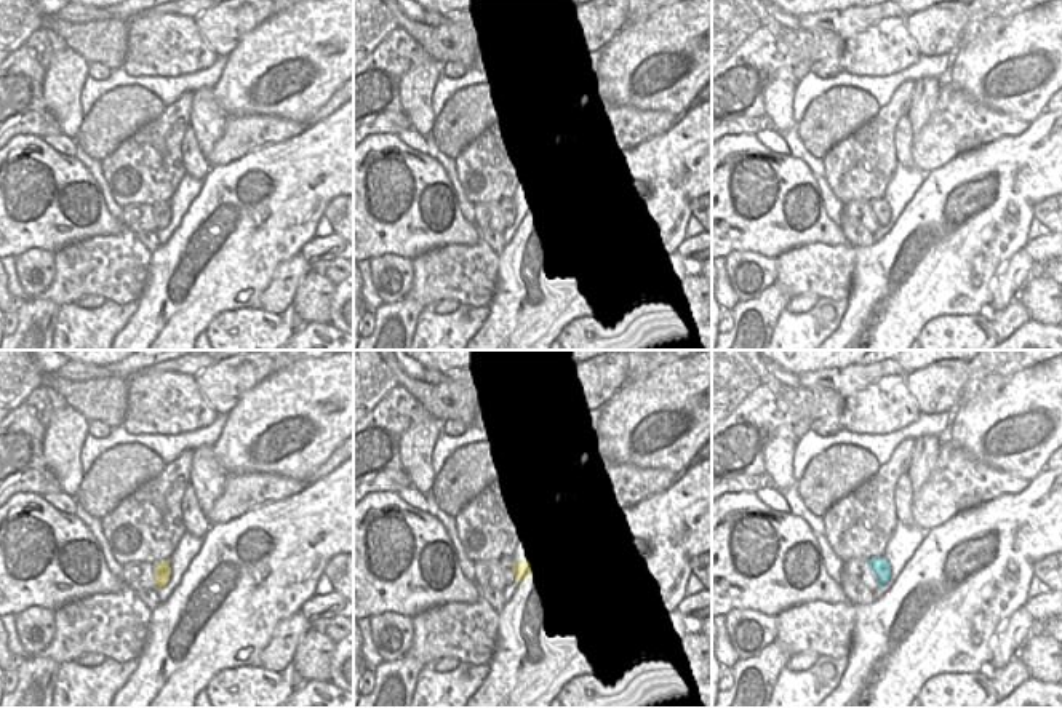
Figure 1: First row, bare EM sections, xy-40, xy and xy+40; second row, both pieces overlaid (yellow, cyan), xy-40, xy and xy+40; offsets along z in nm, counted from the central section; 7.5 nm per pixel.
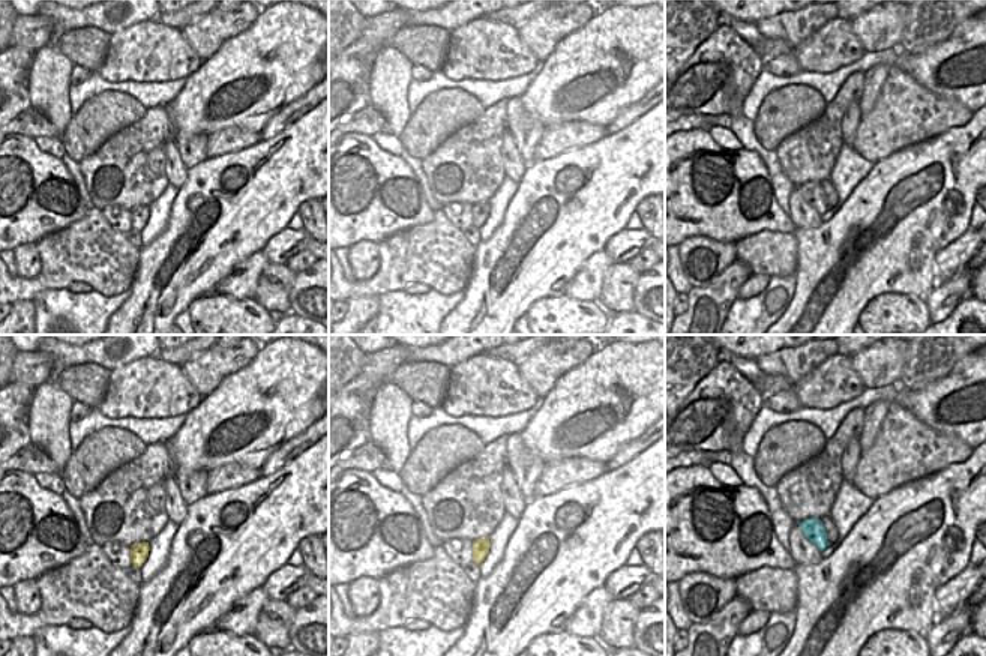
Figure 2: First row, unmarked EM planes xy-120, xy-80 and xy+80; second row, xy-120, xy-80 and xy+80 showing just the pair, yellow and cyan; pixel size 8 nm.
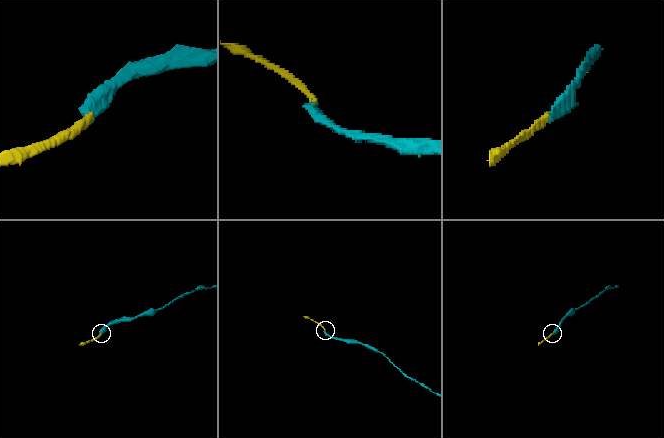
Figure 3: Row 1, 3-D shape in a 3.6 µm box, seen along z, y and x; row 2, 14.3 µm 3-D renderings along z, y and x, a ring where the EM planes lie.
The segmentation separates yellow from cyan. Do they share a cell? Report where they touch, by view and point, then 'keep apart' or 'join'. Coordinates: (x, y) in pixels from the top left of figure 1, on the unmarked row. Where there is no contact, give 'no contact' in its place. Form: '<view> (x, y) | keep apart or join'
xy (519, 203) | keep apart

